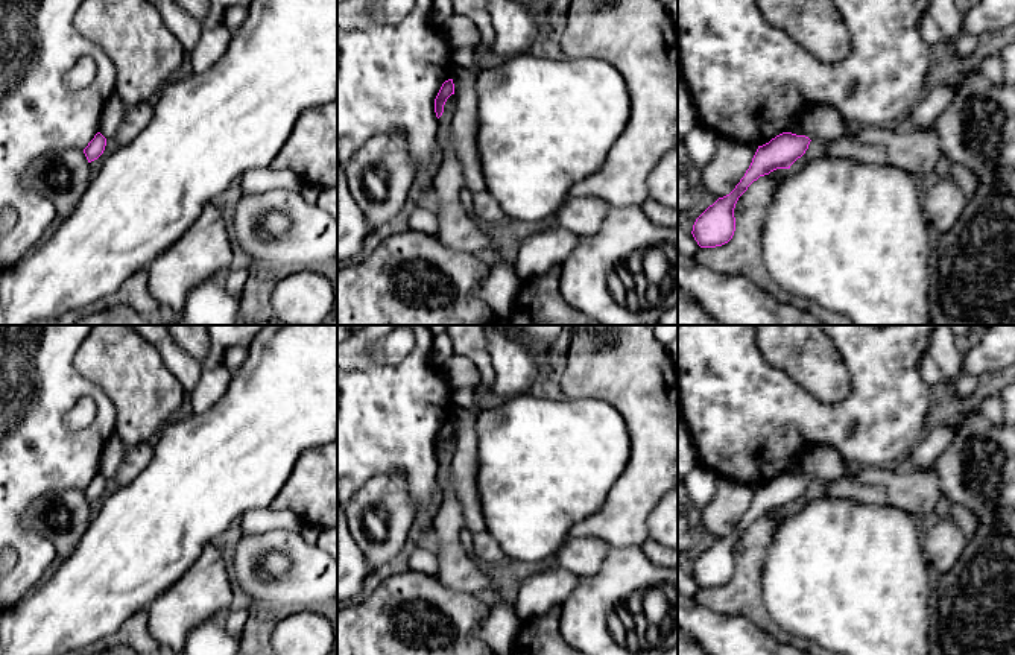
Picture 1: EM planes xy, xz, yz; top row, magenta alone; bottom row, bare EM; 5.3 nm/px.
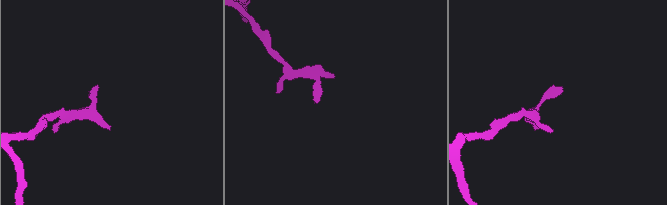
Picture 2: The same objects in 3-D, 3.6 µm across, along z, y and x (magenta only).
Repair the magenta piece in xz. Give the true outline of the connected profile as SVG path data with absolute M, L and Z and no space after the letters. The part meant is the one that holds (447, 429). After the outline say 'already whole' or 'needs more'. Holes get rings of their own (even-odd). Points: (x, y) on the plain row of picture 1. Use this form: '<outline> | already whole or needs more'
M448 419L442 424L442 427L435 439L435 453L436 453L438 459L442 456L444 445L451 435L454 435L454 424L453 424L453 419Z | already whole

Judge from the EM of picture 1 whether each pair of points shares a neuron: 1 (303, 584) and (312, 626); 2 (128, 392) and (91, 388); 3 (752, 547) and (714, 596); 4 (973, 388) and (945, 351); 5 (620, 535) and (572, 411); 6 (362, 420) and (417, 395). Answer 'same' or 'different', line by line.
1: different
2: different
3: same
4: same
5: different
6: same

